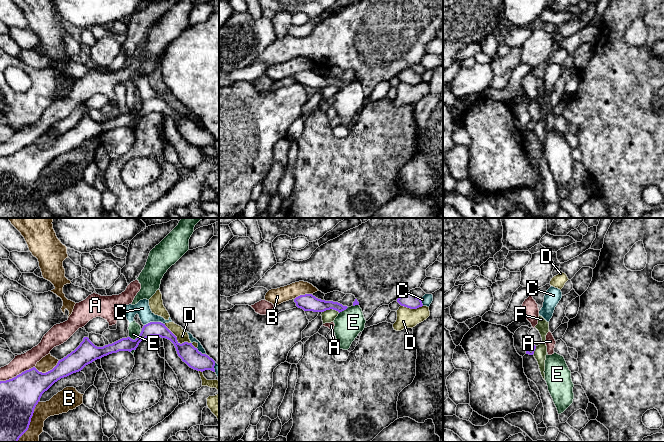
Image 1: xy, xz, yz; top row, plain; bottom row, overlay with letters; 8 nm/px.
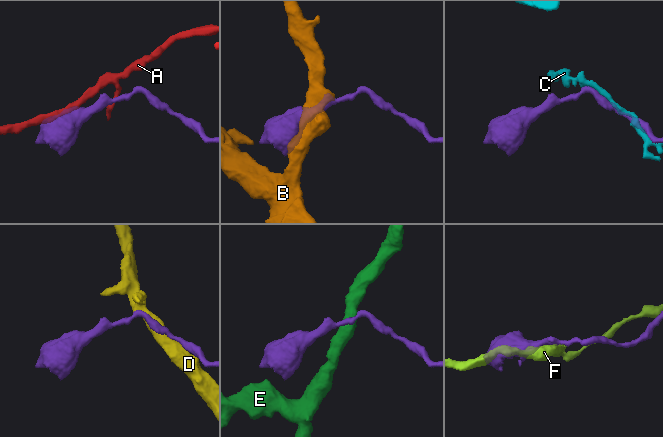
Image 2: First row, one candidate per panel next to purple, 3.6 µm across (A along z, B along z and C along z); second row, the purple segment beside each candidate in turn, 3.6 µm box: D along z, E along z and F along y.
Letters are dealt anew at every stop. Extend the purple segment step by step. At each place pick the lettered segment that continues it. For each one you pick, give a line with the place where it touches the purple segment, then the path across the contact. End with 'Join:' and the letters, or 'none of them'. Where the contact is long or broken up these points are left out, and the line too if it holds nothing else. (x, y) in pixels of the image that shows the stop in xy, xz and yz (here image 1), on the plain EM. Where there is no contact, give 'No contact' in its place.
Join: none of them

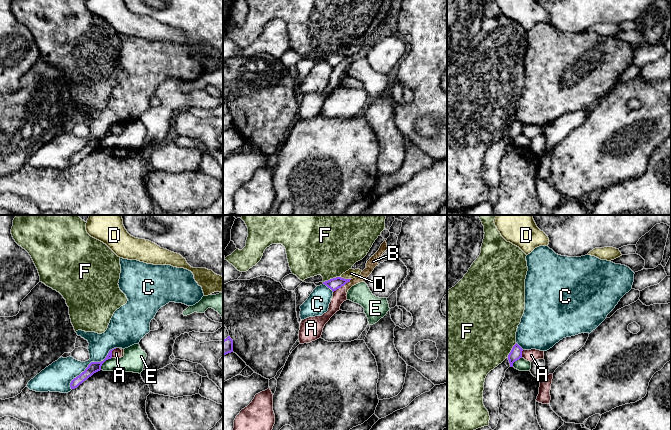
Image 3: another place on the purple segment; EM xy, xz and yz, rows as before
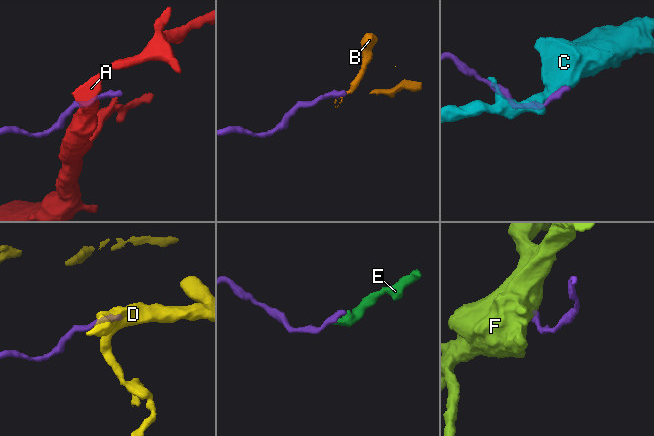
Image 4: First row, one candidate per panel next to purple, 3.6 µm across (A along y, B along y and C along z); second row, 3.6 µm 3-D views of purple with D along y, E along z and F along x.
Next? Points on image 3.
Join: none of them

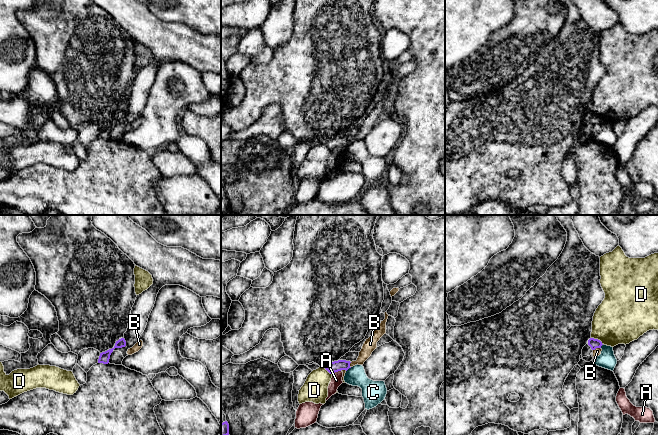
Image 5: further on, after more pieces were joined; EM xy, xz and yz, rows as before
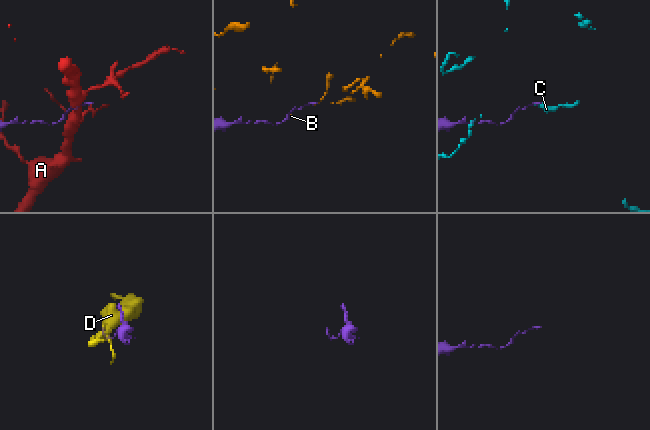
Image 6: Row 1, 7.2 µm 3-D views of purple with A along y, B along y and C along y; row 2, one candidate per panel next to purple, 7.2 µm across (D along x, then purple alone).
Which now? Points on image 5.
Join: none of them

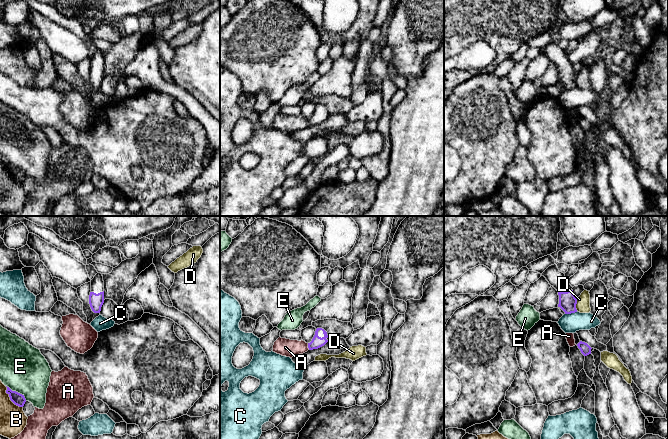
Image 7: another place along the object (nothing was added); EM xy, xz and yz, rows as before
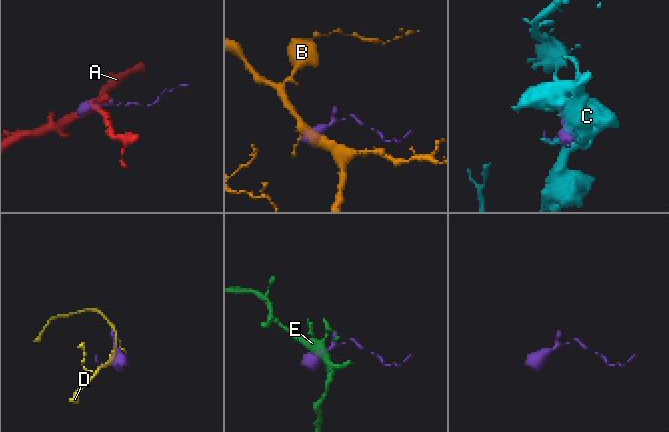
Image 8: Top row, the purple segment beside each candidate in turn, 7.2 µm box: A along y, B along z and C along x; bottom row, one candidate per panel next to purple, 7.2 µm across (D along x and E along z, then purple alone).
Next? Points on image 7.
Join: none of them

